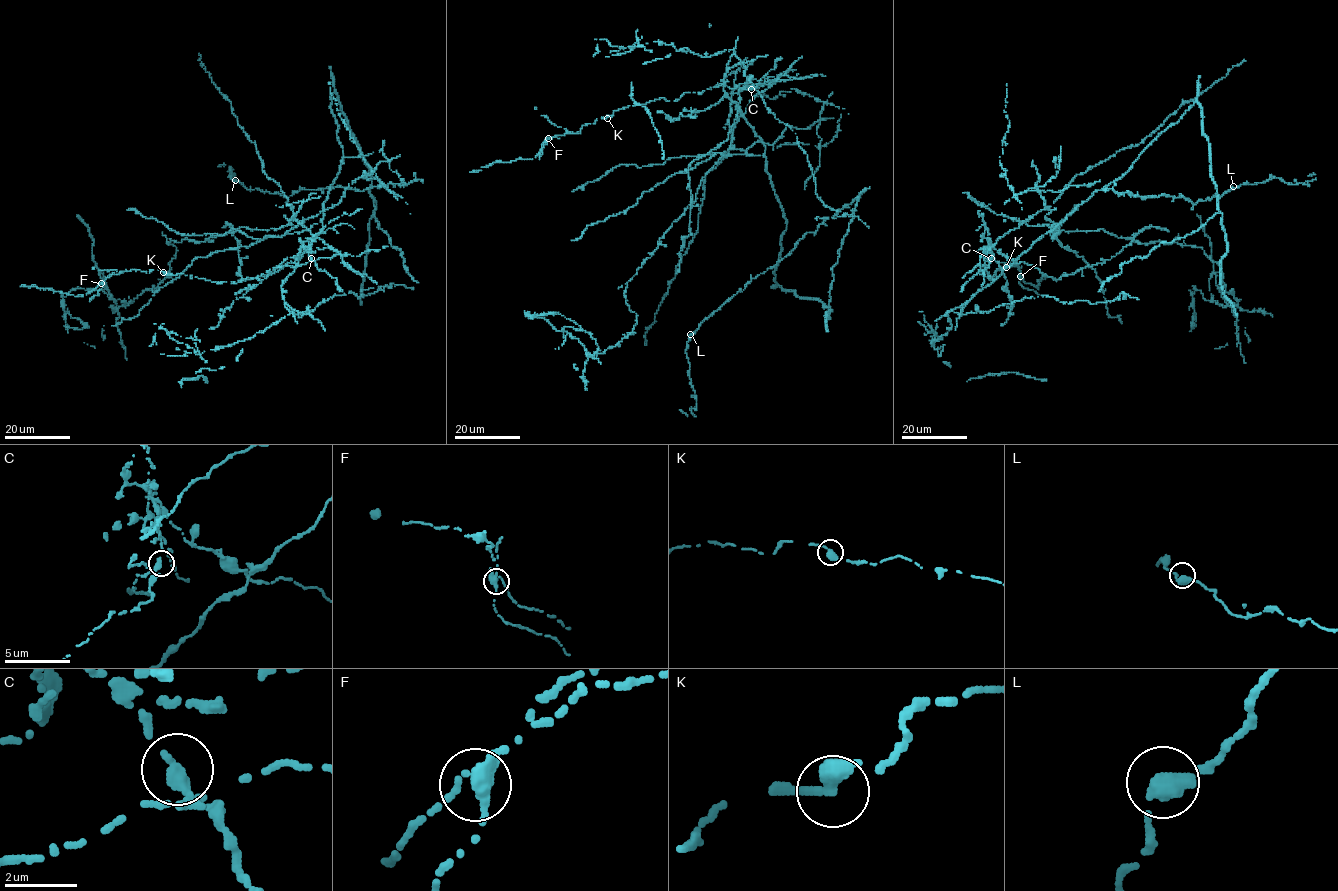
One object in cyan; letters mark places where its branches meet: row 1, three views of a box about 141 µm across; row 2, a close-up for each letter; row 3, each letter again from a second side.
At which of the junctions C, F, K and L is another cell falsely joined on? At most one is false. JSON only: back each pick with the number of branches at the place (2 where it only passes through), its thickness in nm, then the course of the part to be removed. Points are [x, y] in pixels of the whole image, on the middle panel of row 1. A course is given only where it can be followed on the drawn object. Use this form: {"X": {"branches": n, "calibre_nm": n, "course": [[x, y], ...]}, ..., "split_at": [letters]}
{"C": {"branches": 2, "calibre_nm": 320}, "split_at": ["C"]}

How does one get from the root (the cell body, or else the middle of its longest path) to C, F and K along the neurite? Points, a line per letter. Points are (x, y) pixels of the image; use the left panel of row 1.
C: (296, 232), (309, 230), (321, 219), (320, 231), (297, 259), (303, 245), (311, 258)
F: (296, 232), (321, 219), (298, 256), (303, 245), (312, 261), (237, 283), (152, 269), (101, 283)
K: (296, 232), (321, 219), (297, 259), (303, 245), (312, 260), (300, 266), (237, 283), (163, 272)

